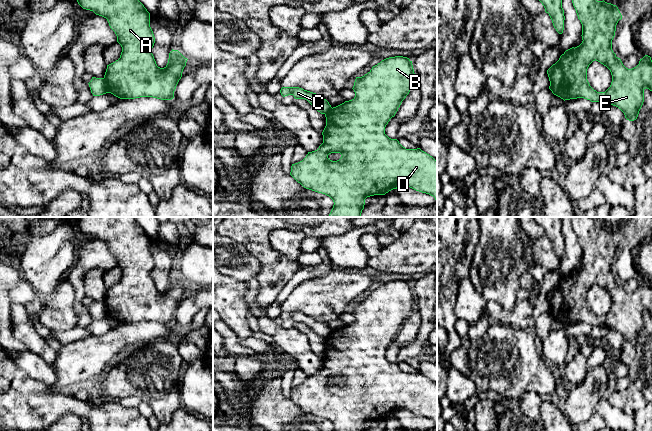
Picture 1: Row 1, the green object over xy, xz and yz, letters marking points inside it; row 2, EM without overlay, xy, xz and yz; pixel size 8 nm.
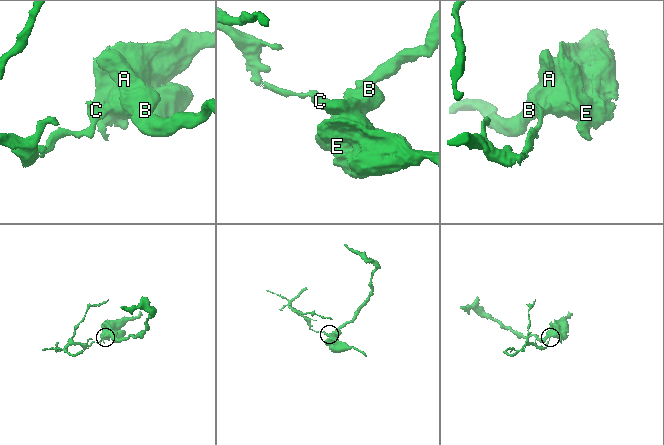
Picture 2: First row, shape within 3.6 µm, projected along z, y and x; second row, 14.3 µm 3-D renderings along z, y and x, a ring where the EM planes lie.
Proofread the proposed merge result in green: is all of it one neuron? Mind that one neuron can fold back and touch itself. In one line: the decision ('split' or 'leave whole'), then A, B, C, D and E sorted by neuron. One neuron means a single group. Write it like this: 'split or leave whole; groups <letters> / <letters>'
split; groups A B D E / C

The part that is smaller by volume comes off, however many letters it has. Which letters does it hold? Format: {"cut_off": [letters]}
{"cut_off": ["C"]}

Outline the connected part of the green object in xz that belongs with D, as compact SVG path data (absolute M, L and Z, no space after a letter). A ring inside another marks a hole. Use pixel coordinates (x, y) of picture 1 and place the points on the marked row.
M403 56L389 57L382 60L377 65L373 66L372 69L362 77L356 77L353 90L355 92L355 97L352 100L345 101L344 103L331 108L326 114L326 126L322 132L323 143L315 151L308 152L306 157L291 166L290 175L300 183L304 188L325 194L329 196L333 202L333 208L329 214L329 217L361 217L362 210L364 209L365 199L374 195L385 195L393 189L397 189L400 185L406 185L416 191L429 194L435 198L437 201L437 161L422 151L420 148L417 149L406 149L403 147L397 139L391 139L385 134L385 127L392 117L395 116L398 108L400 107L402 101L409 94L410 90L416 86L415 73L412 65L412 61ZM331 153L340 153L342 156L337 161L332 161L328 158L328 155Z

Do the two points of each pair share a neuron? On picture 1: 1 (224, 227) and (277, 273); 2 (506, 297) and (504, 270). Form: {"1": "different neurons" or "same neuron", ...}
{"1": "same neuron", "2": "same neuron"}

